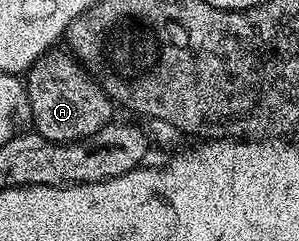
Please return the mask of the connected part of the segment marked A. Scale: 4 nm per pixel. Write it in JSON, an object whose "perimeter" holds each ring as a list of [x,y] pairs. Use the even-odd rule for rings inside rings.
{"perimeter":[[[50,50],[44,56],[40,56],[29,67],[24,77],[33,115],[31,128],[56,144],[74,144],[77,140],[86,140],[114,123],[115,105],[100,83],[86,71],[80,60],[68,51],[57,51]]]}

